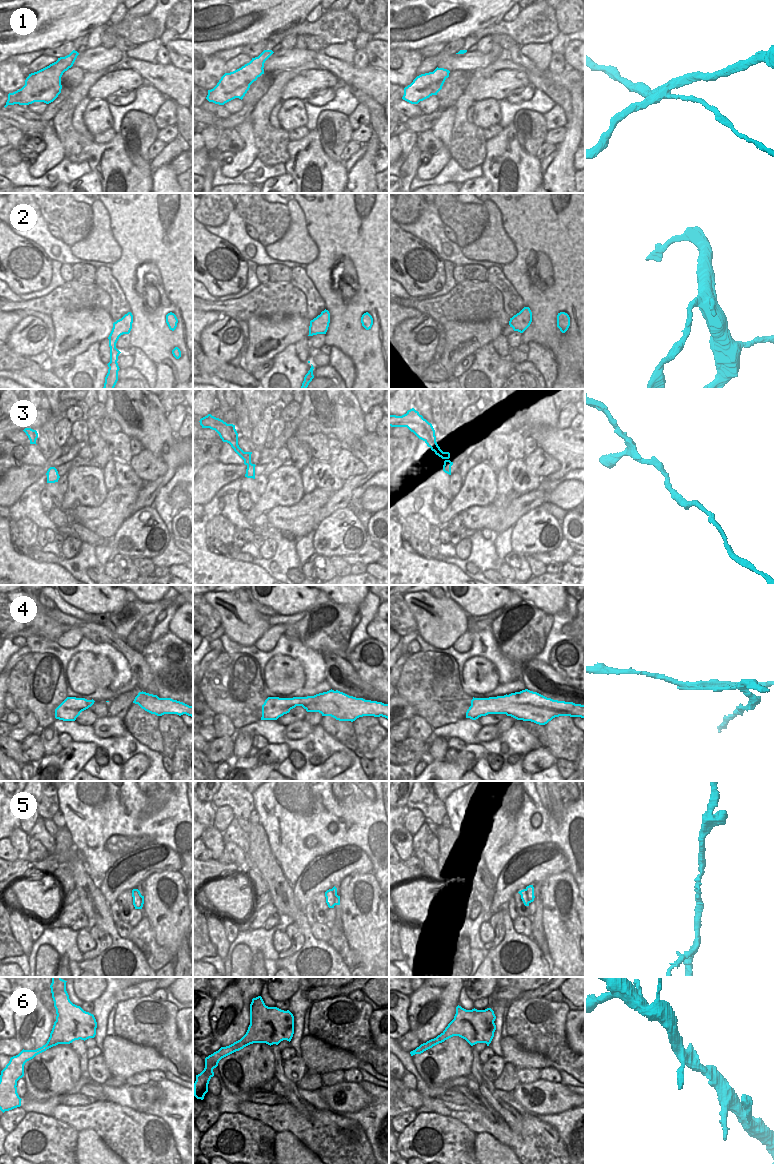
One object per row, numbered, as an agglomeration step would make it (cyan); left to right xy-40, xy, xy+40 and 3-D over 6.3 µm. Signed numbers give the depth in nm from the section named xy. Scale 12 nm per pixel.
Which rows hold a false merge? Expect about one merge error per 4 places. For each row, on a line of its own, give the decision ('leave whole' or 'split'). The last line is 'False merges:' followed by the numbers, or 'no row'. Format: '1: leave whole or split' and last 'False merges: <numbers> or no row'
1: split
2: leave whole
3: leave whole
4: split
5: leave whole
6: leave whole
False merges: 1, 4

